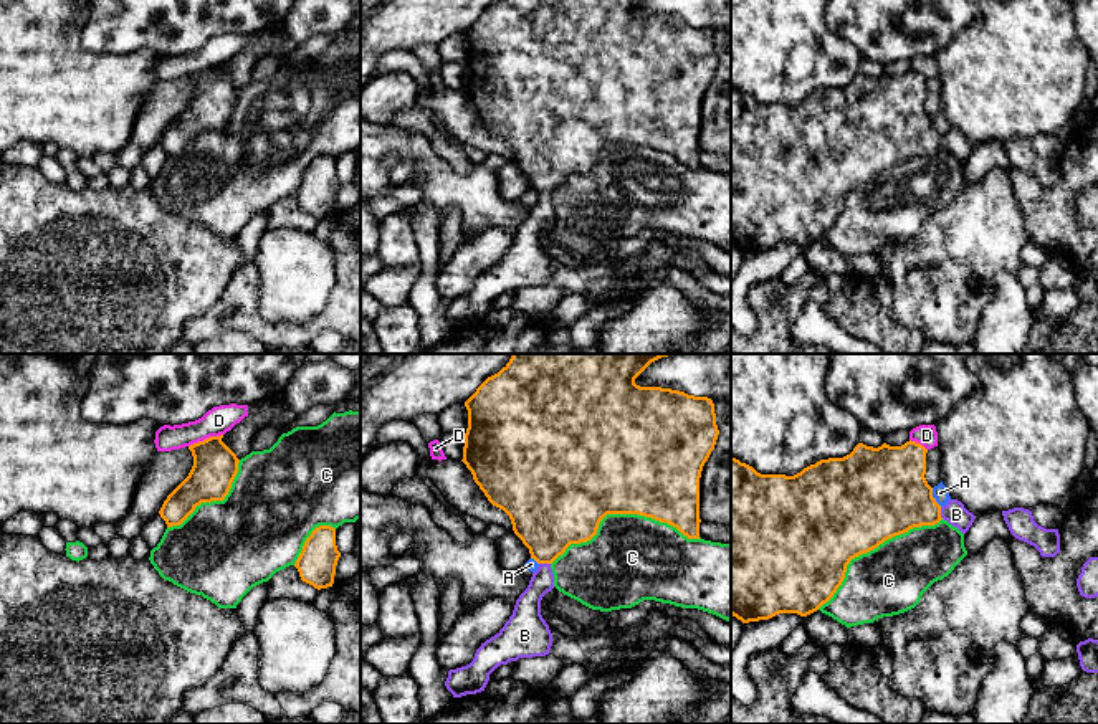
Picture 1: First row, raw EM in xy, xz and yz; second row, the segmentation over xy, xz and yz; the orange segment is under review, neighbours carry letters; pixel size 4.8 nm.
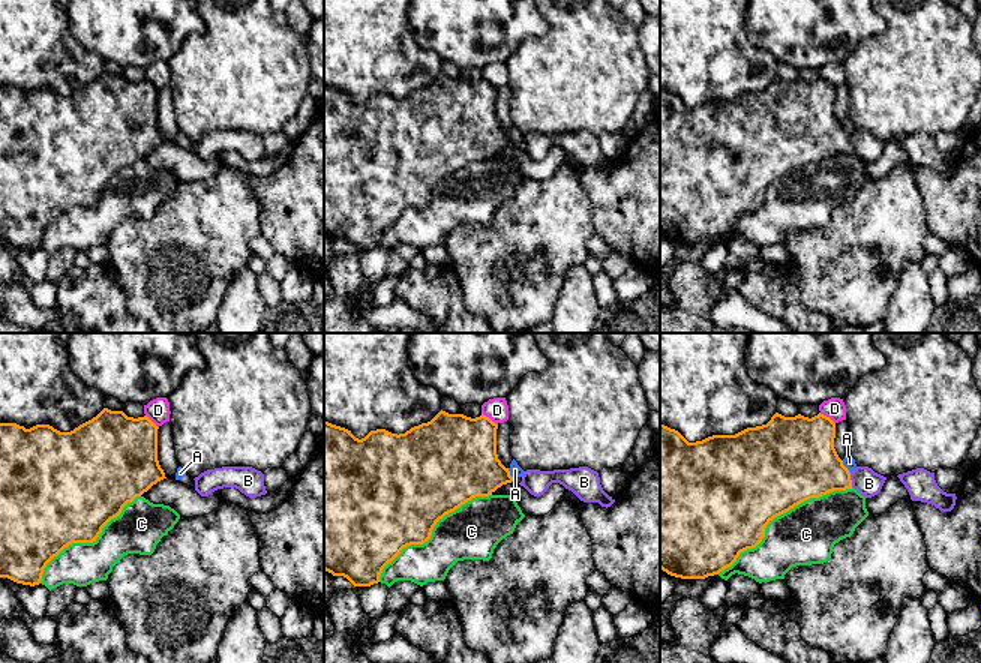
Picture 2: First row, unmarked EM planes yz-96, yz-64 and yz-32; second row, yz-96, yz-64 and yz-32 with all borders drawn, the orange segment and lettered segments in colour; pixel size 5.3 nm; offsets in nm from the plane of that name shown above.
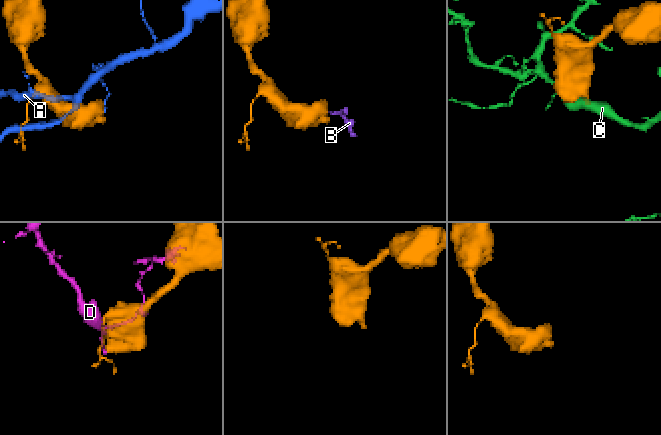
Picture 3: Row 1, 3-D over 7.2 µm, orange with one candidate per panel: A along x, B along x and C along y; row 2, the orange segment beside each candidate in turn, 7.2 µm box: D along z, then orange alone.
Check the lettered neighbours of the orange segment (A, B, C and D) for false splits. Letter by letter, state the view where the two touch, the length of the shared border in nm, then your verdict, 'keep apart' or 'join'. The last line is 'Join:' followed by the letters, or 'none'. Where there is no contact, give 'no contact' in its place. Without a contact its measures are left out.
A: meets orange in yz; contact 110 nm long; keep apart
B: meets orange in xz; contact 60 nm long; join
C: meets orange in xz; contact 750 nm long; keep apart
D: meets orange in xy; contact 180 nm long; keep apart
Join: B

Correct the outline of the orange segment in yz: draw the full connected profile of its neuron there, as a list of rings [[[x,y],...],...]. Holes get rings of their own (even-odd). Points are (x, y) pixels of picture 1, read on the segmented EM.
[[[906,441],[878,448],[858,443],[843,458],[820,460],[794,476],[761,474],[731,456],[731,615],[742,623],[769,620],[779,613],[807,617],[827,603],[842,585],[852,559],[913,527],[934,526],[941,519],[969,531],[976,516],[957,499],[939,506],[926,474],[928,450]]]

